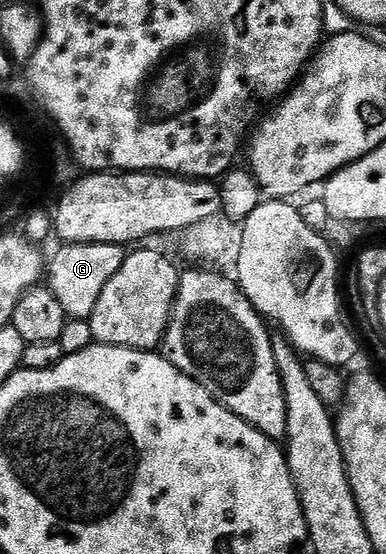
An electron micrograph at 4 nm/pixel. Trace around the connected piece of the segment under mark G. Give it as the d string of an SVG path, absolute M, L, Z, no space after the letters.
M70 244L57 250L50 256L46 268L46 284L51 288L54 298L66 310L69 320L89 320L94 314L94 306L98 306L98 298L102 298L102 290L106 290L106 282L118 274L126 252L119 244Z

